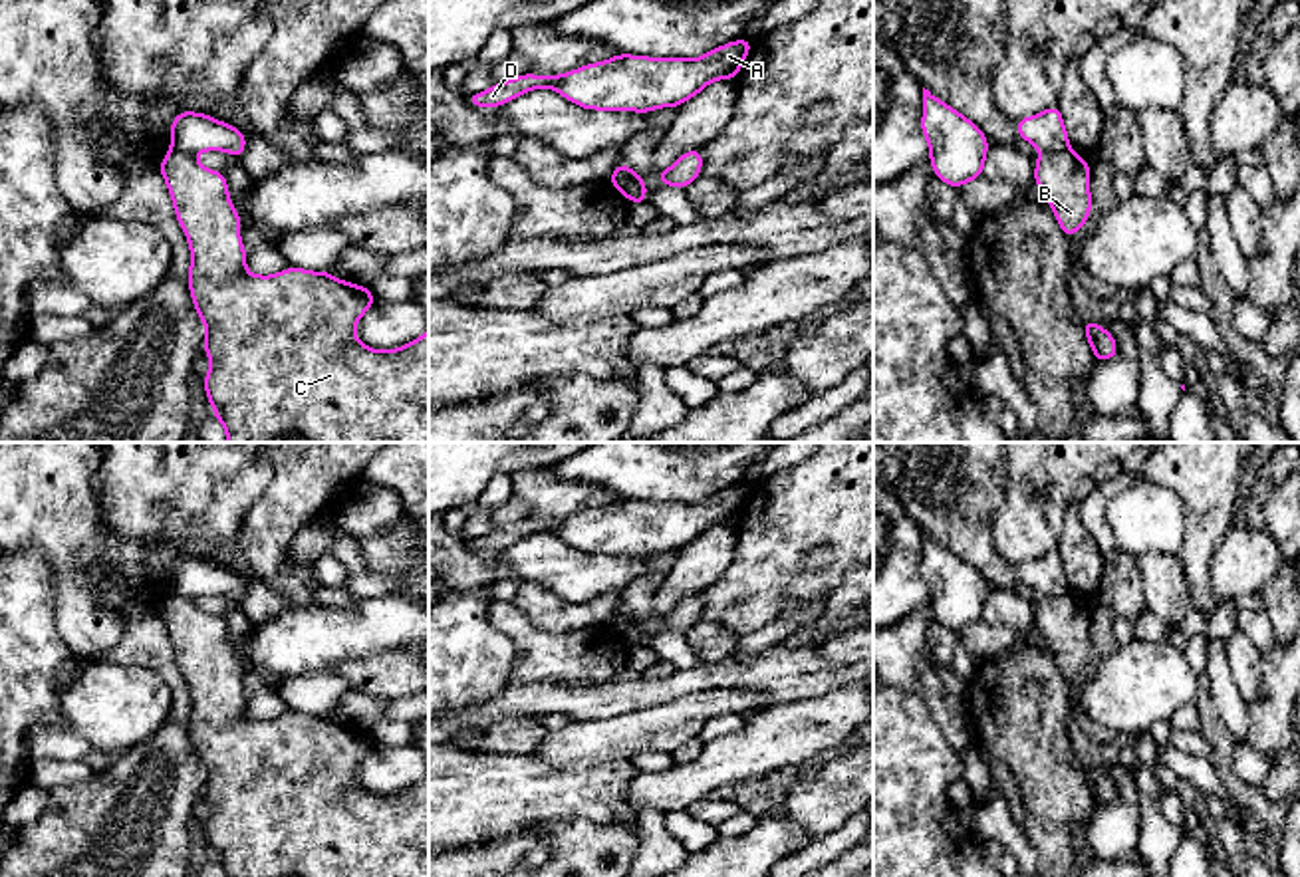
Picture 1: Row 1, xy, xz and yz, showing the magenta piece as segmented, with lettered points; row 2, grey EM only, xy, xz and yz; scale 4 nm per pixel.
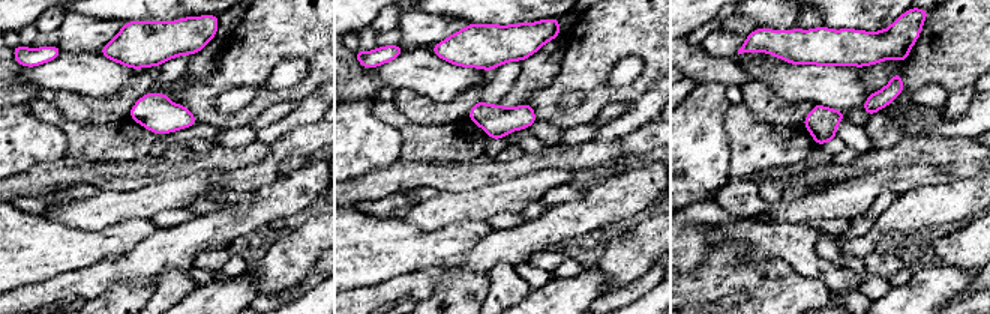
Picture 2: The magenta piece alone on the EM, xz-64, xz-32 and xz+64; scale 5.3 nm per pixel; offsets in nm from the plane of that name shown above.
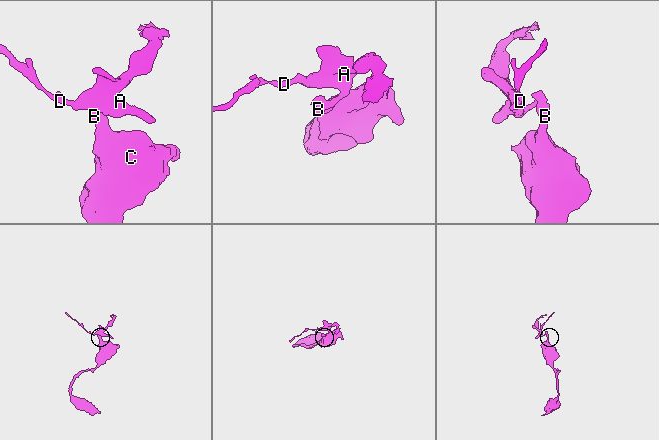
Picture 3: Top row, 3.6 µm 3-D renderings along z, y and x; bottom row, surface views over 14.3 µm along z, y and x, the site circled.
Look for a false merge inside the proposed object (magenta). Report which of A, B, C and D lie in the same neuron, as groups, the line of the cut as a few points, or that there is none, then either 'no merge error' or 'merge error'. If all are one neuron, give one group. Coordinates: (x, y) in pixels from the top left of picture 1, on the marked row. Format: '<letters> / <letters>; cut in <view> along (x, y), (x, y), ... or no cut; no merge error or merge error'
A D / B C; cut in xz along (612, 173), (626, 181), (632, 199); merge error

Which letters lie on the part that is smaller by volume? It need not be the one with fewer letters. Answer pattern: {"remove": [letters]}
{"remove": ["A", "D"]}

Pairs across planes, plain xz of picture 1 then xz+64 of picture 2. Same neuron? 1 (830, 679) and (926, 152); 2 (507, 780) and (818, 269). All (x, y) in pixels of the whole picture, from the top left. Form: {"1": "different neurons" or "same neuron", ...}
{"1": "same neuron", "2": "same neuron"}

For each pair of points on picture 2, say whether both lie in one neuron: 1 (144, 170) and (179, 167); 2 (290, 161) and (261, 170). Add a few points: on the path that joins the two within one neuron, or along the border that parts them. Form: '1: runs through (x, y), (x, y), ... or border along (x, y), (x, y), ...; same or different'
1: runs through (153, 170), (170, 169); same
2: runs through (282, 161), (269, 169); same

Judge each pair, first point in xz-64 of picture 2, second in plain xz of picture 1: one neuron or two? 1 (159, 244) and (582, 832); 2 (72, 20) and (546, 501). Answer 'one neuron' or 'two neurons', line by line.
1: two neurons
2: one neuron

